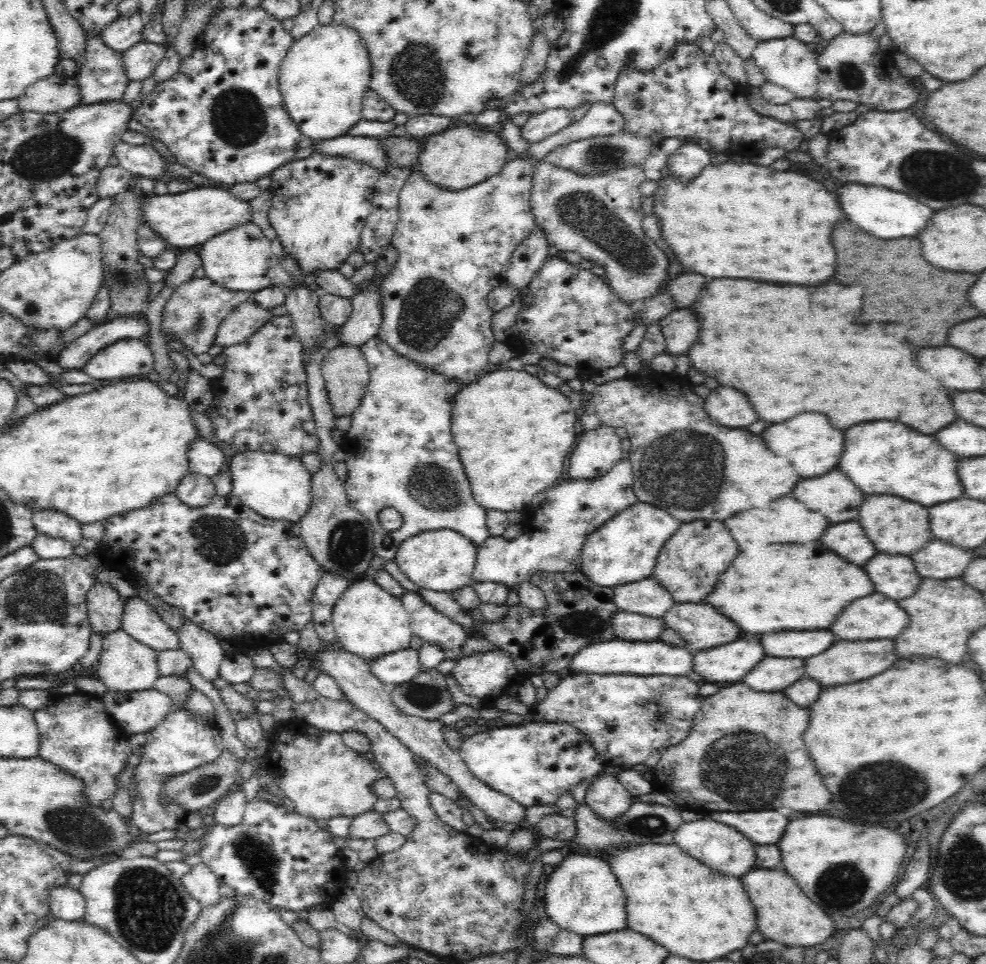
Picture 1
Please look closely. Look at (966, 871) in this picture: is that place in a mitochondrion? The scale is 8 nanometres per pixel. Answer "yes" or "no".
yes

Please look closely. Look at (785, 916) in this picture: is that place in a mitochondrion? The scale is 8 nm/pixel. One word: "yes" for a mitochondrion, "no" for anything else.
no

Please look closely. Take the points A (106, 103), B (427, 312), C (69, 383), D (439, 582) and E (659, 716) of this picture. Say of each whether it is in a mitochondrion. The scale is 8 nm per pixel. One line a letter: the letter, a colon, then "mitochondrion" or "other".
A: other
B: mitochondrion
C: other
D: other
E: mitochondrion

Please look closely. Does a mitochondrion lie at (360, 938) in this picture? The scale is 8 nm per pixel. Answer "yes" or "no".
no

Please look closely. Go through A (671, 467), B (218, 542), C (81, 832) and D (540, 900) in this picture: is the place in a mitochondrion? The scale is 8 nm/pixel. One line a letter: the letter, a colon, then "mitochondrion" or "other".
A: mitochondrion
B: mitochondrion
C: mitochondrion
D: other

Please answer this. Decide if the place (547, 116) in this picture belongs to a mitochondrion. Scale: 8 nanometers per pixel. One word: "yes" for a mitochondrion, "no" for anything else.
no

